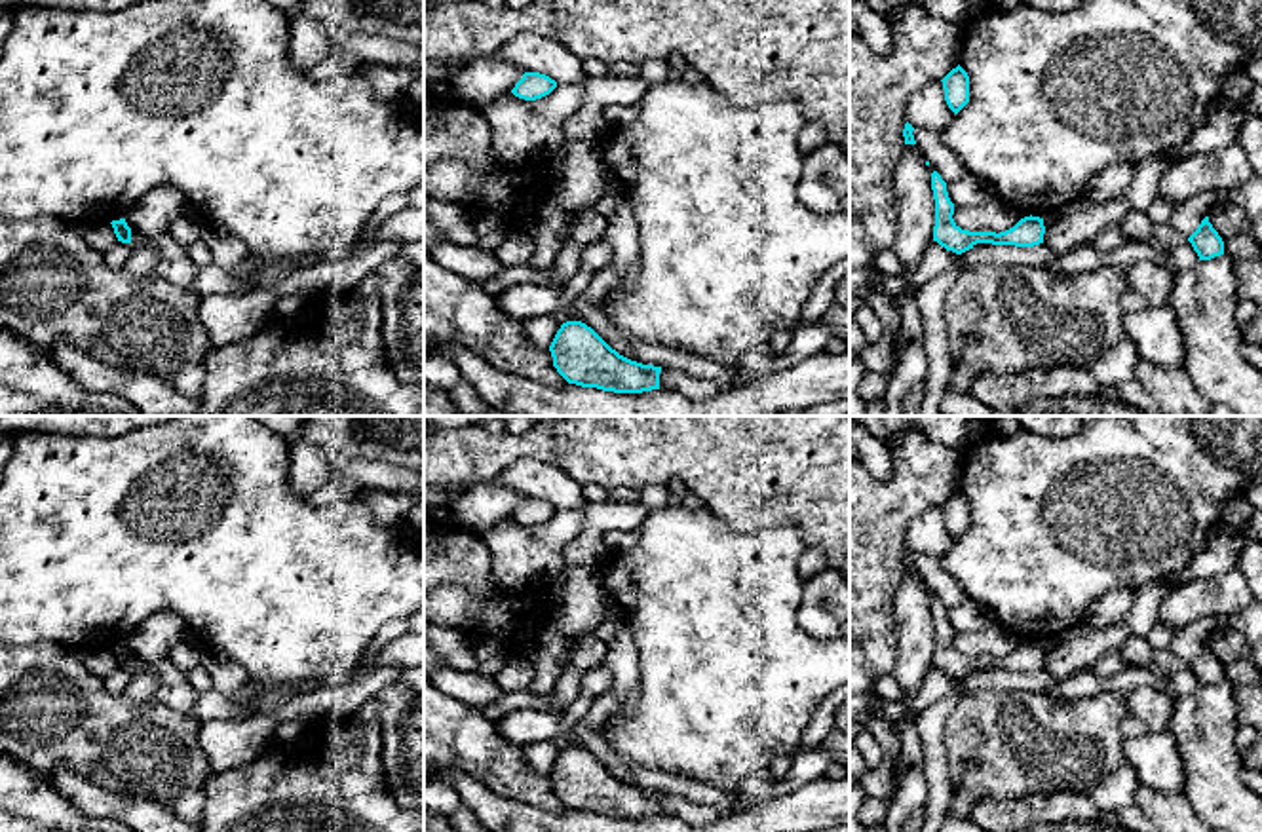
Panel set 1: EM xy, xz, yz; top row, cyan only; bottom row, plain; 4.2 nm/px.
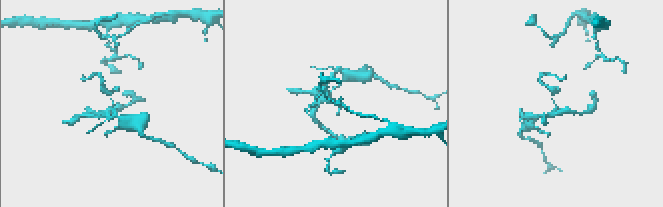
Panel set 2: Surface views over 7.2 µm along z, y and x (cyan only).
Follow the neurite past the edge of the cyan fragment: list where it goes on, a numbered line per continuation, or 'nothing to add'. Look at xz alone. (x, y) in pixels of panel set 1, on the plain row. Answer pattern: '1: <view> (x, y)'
nothing to add

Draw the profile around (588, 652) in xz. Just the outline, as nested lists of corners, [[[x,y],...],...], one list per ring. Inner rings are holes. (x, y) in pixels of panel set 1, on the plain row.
[[[597,633],[583,634],[576,638],[572,644],[568,655],[568,667],[587,672],[591,669],[602,667],[606,655],[608,655],[608,642],[604,642]]]

